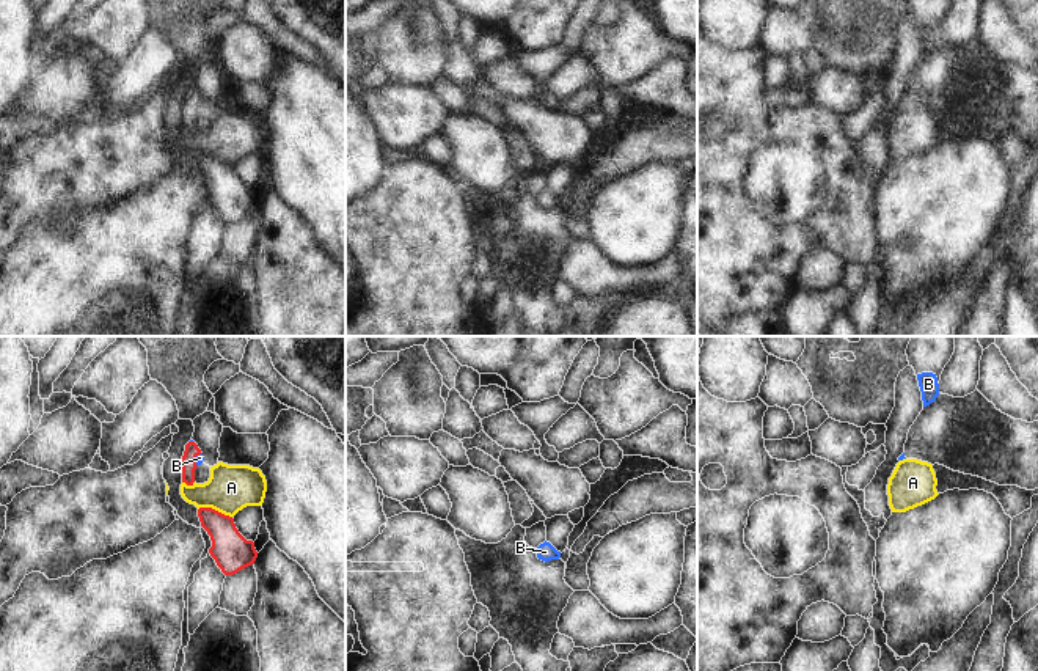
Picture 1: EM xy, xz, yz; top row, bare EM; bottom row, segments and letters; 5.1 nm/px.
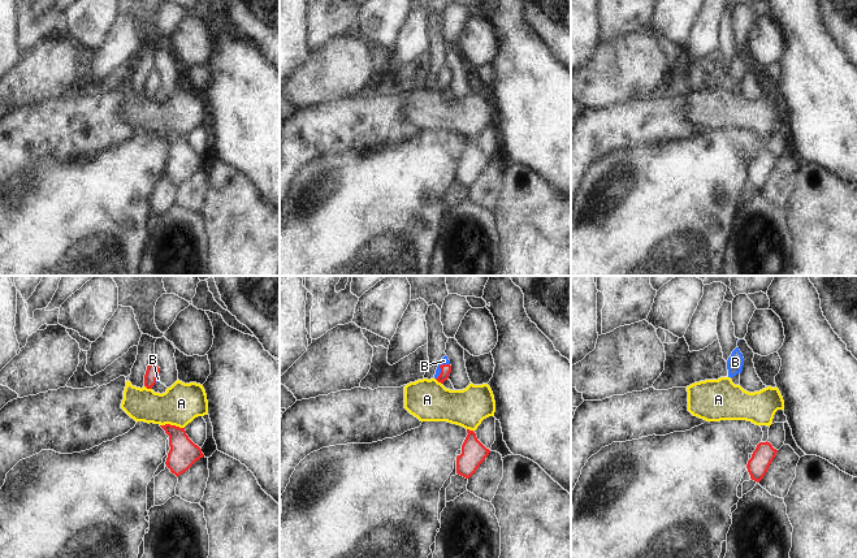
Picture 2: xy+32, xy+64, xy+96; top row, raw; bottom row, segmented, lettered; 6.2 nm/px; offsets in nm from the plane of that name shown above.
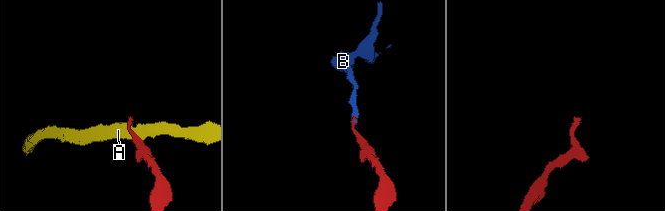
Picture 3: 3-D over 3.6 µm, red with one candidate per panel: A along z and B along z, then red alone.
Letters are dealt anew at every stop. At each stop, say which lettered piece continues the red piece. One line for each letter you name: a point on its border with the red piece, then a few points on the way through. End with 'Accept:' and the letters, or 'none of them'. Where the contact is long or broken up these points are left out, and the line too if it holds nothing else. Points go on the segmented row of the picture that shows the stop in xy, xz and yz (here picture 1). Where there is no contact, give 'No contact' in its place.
B: Touches red at xy (195, 459). Path across: xy (189, 459), (195, 459), (200, 458)
Accept: B.

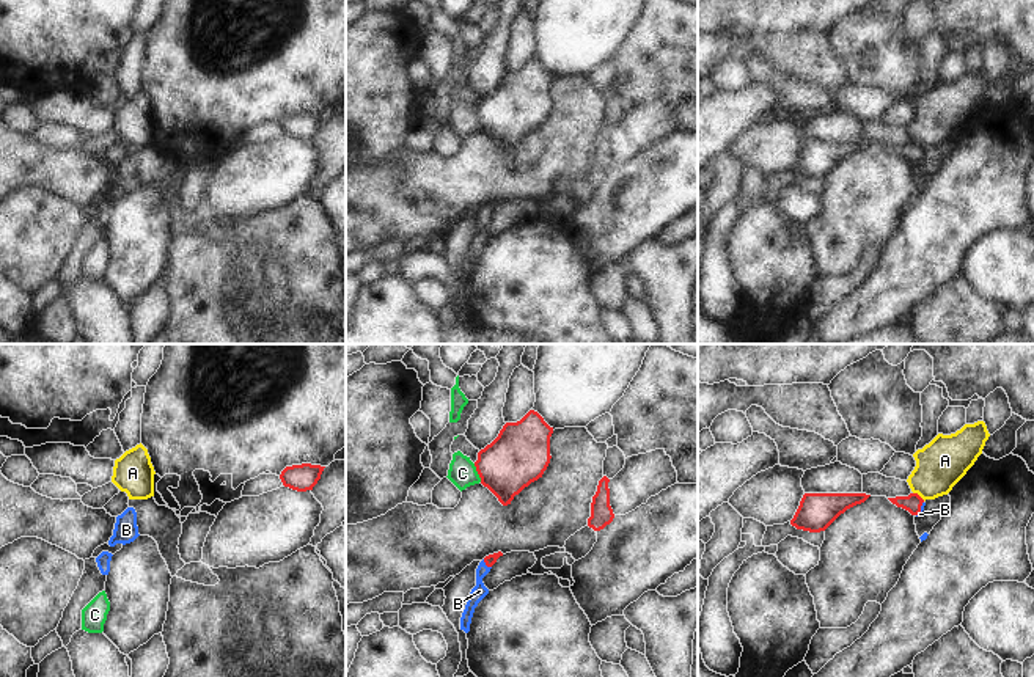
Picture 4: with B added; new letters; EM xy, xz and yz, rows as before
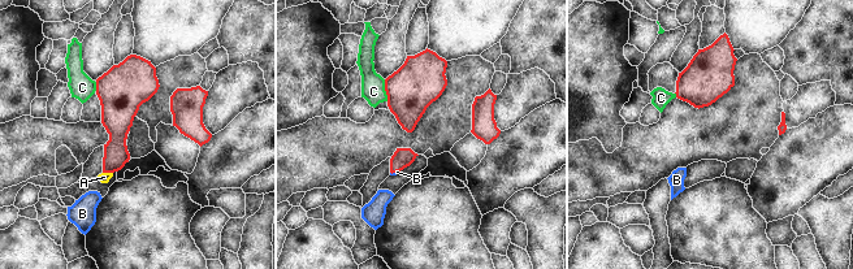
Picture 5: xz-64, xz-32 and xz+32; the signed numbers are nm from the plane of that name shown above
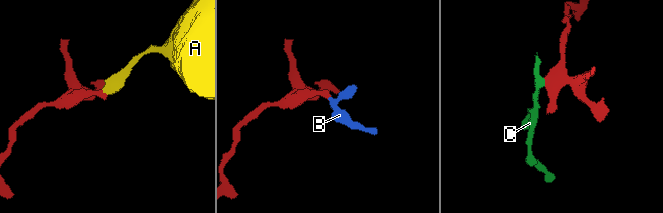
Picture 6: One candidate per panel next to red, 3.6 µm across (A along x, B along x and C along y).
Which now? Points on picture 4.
B: Touches red at xz (486, 564). Path across: xz (491, 559), (486, 564), (480, 574), (480, 591)
Accept: B.

